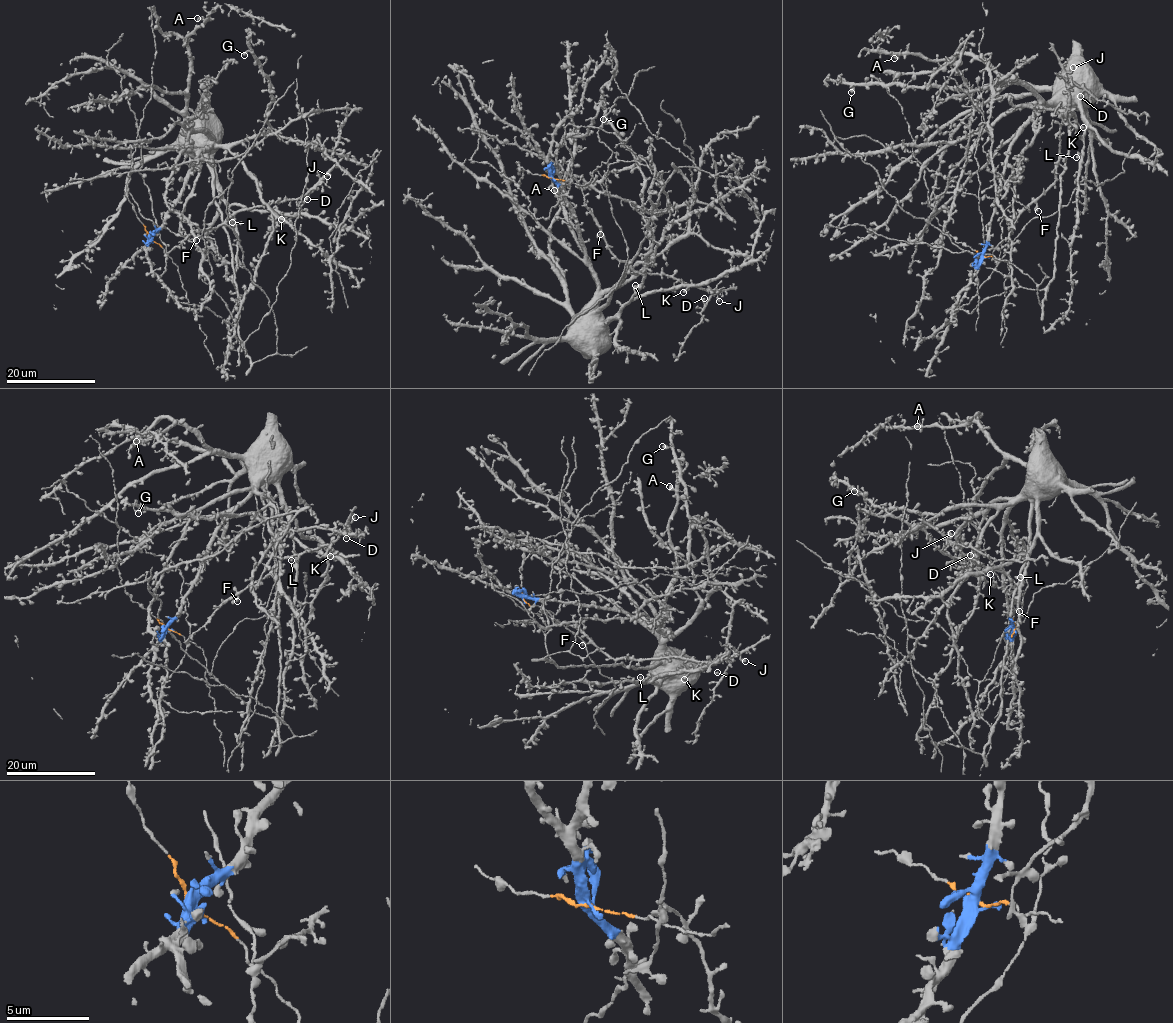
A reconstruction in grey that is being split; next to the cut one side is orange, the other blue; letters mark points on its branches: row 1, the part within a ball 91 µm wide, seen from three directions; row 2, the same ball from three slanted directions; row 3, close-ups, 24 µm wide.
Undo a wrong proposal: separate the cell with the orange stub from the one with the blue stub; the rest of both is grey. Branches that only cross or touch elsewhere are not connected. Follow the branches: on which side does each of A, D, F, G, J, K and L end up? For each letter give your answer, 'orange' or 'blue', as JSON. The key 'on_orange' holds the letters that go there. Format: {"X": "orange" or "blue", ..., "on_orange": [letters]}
{"A": "blue", "D": "orange", "F": "orange", "G": "blue", "J": "orange", "K": "blue", "L": "blue", "on_orange": ["D", "F", "J"]}

